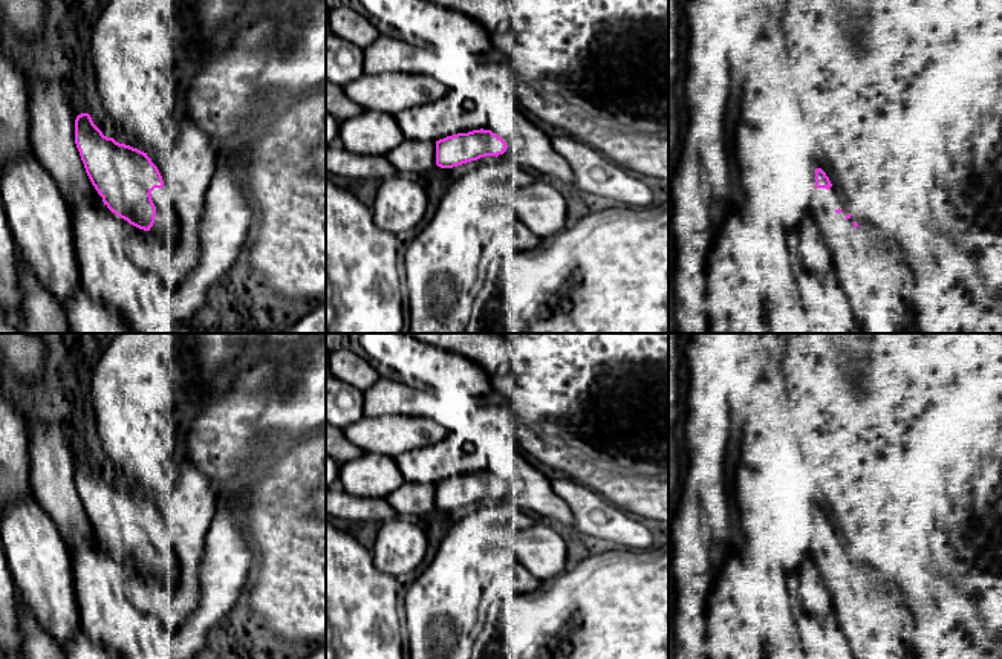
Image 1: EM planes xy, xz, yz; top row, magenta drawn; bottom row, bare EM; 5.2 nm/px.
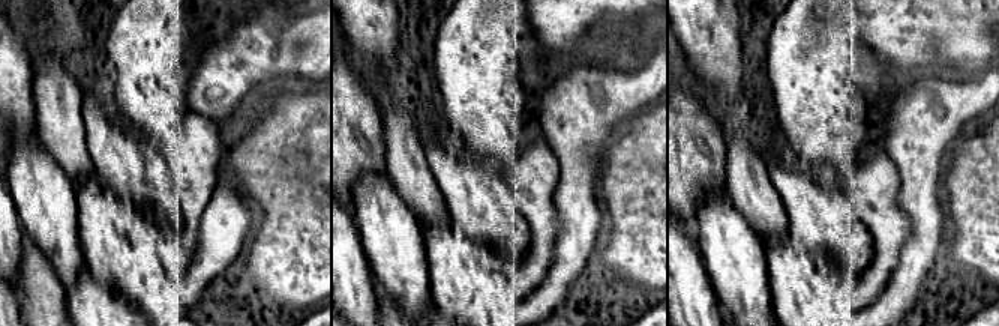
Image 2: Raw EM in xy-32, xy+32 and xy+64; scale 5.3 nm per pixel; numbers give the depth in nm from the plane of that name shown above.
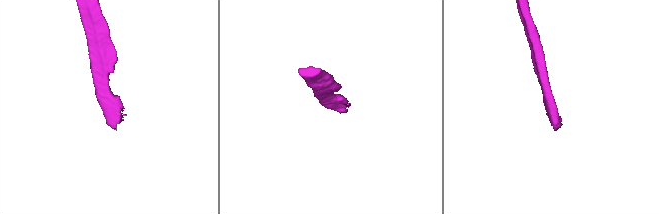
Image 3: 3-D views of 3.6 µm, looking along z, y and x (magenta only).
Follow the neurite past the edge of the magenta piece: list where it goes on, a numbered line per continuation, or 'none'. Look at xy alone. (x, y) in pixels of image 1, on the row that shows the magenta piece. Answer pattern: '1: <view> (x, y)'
1: xy (81, 198)

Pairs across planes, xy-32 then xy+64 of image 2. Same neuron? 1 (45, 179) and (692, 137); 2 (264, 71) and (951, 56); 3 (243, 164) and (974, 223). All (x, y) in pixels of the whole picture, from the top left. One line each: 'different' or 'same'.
1: different
2: different
3: same

